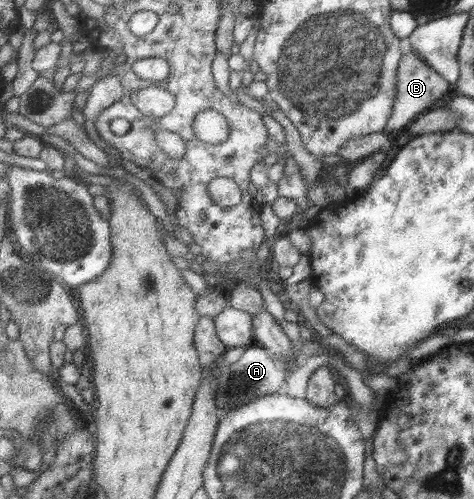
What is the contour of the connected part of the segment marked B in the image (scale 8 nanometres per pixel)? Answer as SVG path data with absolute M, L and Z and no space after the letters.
M412 49L406 54L402 54L396 72L396 92L394 96L394 104L392 104L390 116L383 129L386 132L401 130L407 128L408 124L413 121L417 115L424 113L432 108L432 104L436 100L448 92L450 84L446 82L438 73L426 65L426 62L419 58Z

